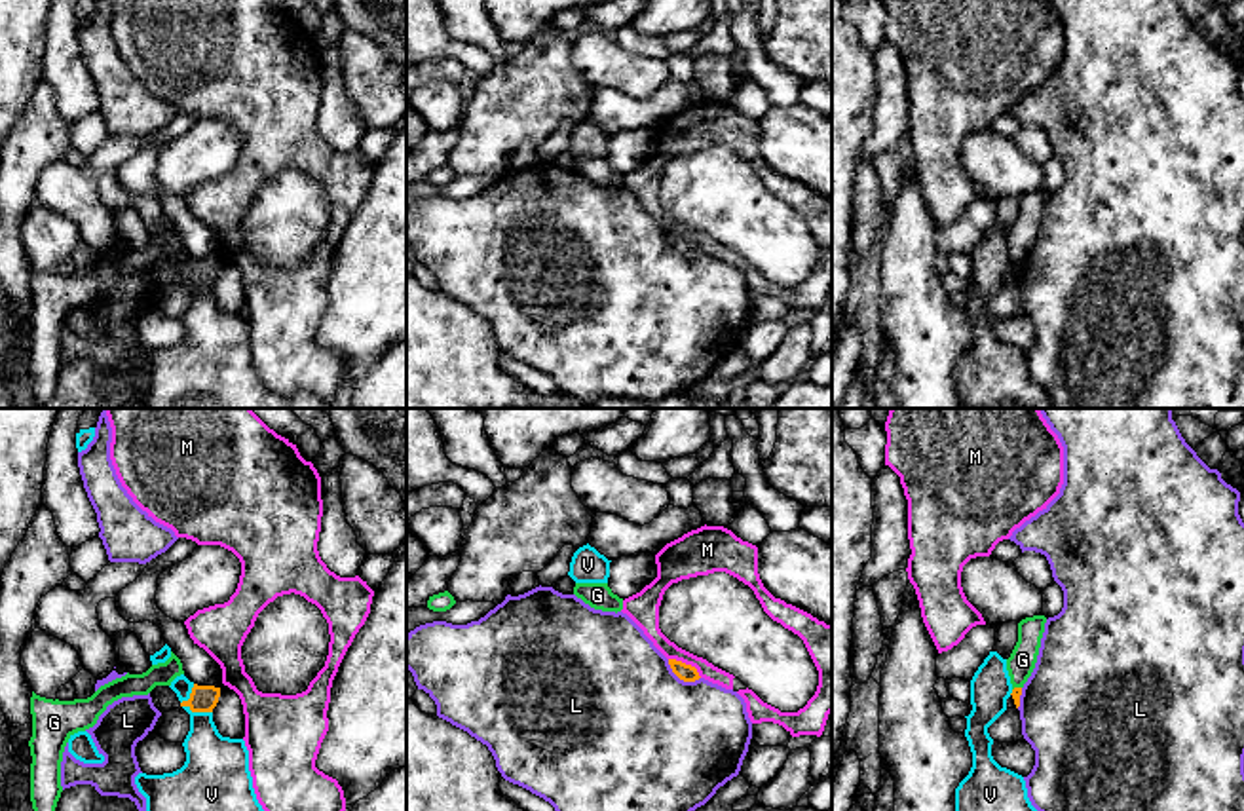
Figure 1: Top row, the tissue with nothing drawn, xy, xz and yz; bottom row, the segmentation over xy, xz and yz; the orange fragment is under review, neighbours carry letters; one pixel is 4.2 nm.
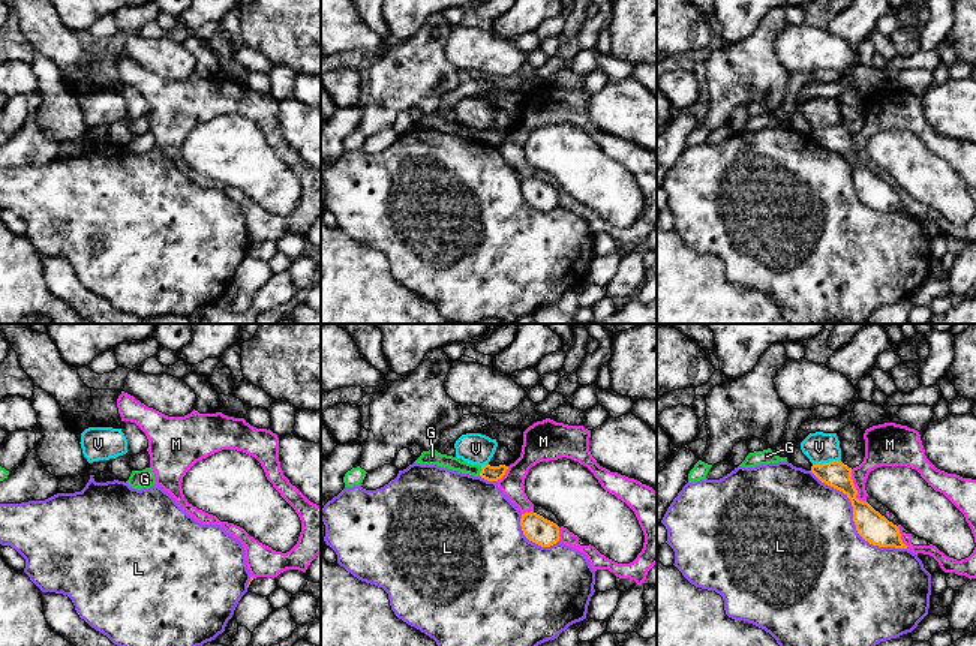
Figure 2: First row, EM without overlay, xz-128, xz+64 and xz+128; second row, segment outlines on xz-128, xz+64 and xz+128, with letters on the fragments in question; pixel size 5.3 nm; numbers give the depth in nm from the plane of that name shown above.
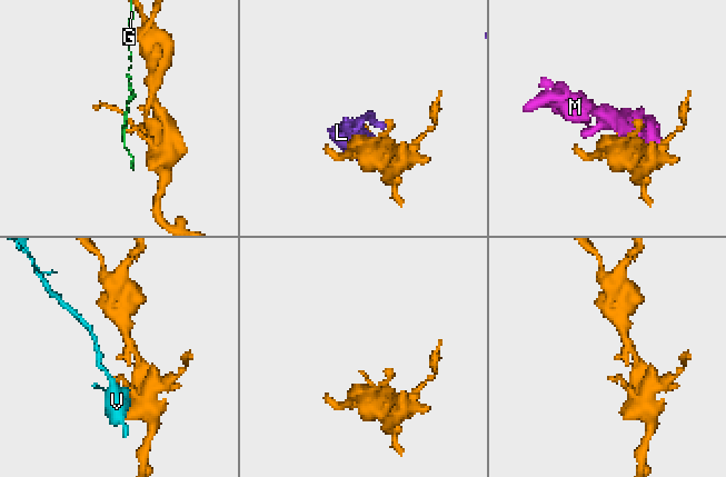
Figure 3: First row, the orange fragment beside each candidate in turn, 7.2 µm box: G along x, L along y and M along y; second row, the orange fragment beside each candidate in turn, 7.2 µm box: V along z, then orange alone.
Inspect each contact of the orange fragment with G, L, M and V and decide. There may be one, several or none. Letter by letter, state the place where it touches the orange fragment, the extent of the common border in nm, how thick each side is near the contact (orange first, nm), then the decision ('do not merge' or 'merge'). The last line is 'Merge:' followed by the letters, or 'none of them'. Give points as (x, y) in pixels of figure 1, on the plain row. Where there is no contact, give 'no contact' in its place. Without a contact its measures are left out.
G: contact yz (1017, 263); length 40 nm; calibres 50 and 120 nm; do not merge
L: contact xz (680, 253); length 170 nm; calibres 70 and 500 nm; do not merge
M: contact xz (684, 238); length 170 nm; calibres 70 and 100 nm; do not merge
V: contact xy (187, 280); length 150 nm; calibres 110 and 220 nm; do not merge
Merge: none of them

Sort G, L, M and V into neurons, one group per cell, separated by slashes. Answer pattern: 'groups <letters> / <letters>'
groups G / L / M / V

